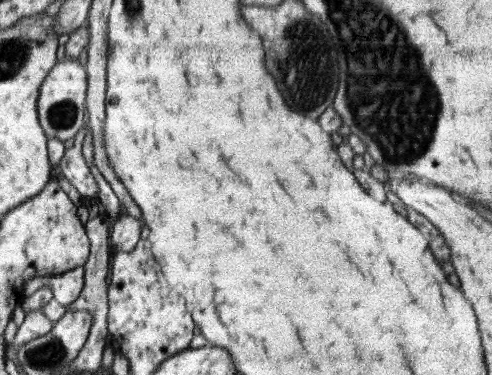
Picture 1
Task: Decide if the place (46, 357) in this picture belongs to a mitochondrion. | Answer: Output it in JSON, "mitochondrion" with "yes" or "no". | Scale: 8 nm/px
{"mitochondrion":"yes"}

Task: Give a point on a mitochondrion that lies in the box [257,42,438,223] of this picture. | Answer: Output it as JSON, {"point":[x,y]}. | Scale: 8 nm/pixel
{"point":[312,88]}

